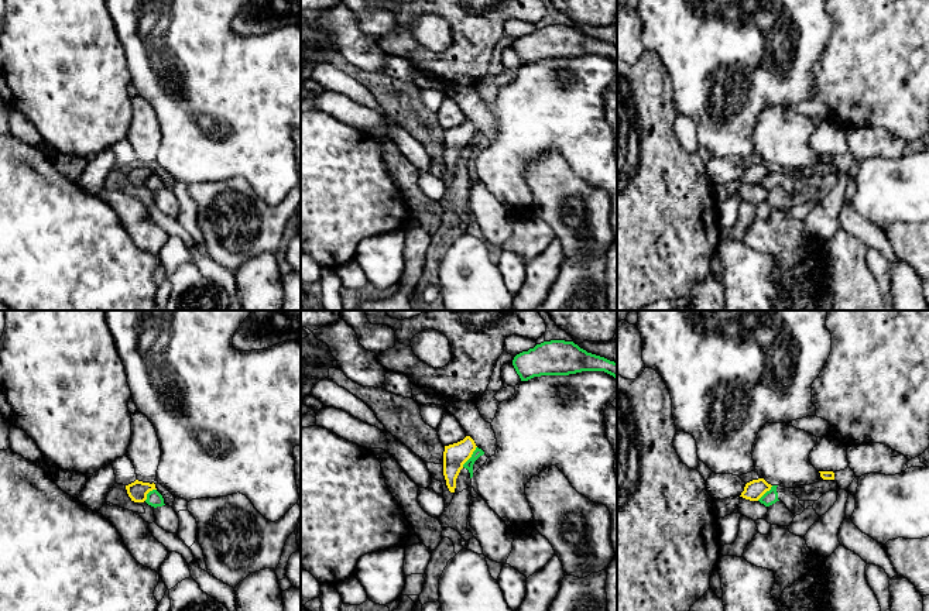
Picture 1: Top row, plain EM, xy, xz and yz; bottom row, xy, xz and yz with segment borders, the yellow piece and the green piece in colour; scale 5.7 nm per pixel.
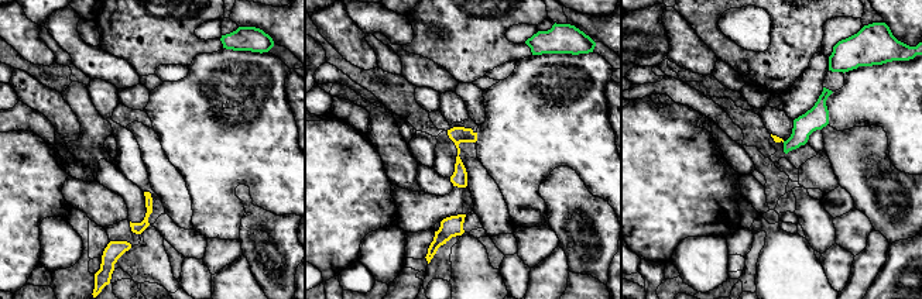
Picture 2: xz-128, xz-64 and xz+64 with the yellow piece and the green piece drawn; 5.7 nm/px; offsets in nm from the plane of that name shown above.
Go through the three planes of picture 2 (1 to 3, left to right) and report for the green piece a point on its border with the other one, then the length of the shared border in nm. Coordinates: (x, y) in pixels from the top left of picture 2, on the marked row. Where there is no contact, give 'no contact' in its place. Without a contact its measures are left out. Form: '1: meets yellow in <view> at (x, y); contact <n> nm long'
1: no contact
2: no contact
3: no contact

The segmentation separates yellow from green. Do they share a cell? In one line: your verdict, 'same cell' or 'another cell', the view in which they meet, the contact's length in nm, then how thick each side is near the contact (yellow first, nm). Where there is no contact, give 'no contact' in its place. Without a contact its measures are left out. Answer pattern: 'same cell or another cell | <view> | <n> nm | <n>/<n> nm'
another cell | xz | 150 nm | 140/50 nm

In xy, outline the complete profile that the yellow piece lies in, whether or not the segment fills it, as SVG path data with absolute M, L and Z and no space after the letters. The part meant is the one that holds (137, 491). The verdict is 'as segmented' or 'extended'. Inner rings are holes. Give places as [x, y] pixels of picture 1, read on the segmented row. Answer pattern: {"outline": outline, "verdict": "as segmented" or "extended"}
{"outline": "M136 480L134 483L126 485L127 494L134 502L144 502L147 500L147 494L155 488L155 484L143 483Z", "verdict": "as segmented"}

